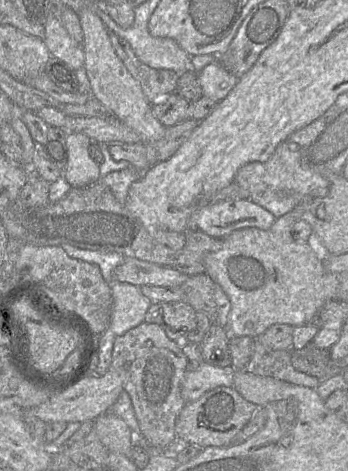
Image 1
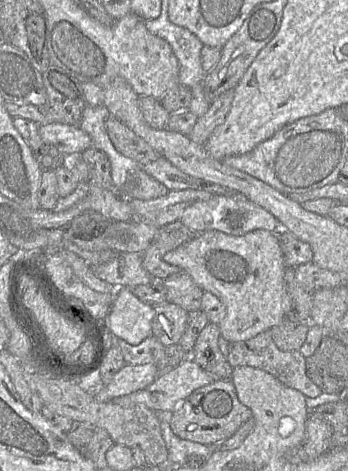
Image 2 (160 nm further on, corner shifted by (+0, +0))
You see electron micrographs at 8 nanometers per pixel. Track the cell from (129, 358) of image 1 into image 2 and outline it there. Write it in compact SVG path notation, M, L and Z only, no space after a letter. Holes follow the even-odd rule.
M151 335L144 339L139 345L130 345L122 339L117 340L126 365L141 365L153 363L160 370L170 368L164 367L165 346Z

